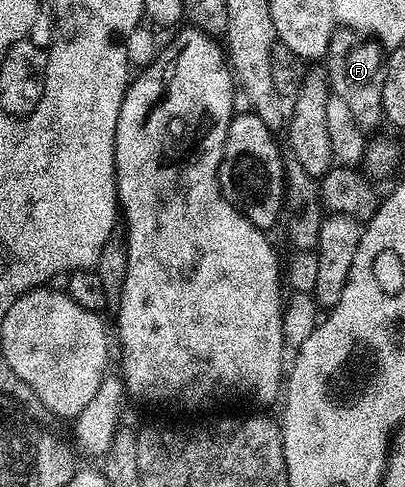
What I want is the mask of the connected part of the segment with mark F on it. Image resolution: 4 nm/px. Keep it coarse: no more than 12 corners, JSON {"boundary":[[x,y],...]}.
{"boundary":[[336,26],[325,56],[334,98],[371,133],[383,117],[385,51]]}

